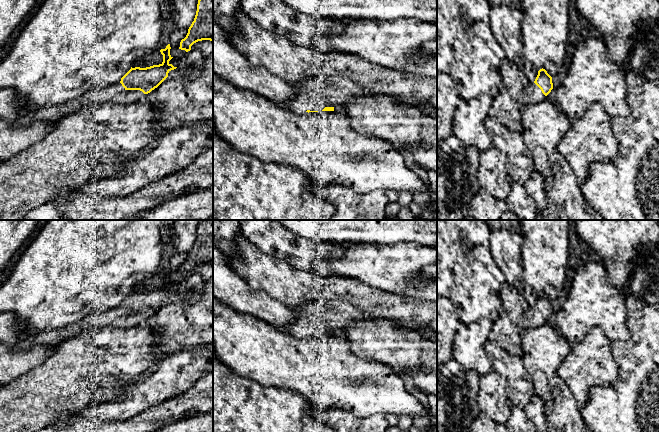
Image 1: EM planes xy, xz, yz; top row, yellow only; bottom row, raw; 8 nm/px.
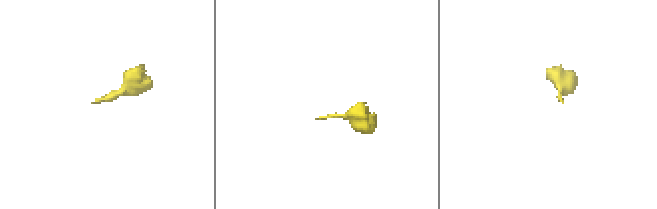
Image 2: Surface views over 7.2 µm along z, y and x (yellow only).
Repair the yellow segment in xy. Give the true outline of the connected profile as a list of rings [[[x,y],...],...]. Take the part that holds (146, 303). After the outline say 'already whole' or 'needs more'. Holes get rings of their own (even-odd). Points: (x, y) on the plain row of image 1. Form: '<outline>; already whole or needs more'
[[[170,268],[160,276],[163,286],[146,292],[132,292],[121,302],[119,307],[110,308],[103,312],[94,312],[86,315],[77,322],[66,327],[45,330],[41,333],[30,335],[16,344],[20,350],[29,350],[34,346],[57,346],[58,344],[76,337],[90,329],[103,326],[128,328],[144,325],[145,319],[157,312],[167,301],[171,294],[176,293],[169,285]]]; needs more

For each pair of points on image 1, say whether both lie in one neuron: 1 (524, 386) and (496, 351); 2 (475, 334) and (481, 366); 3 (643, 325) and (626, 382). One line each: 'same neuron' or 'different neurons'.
1: same neuron
2: same neuron
3: same neuron

